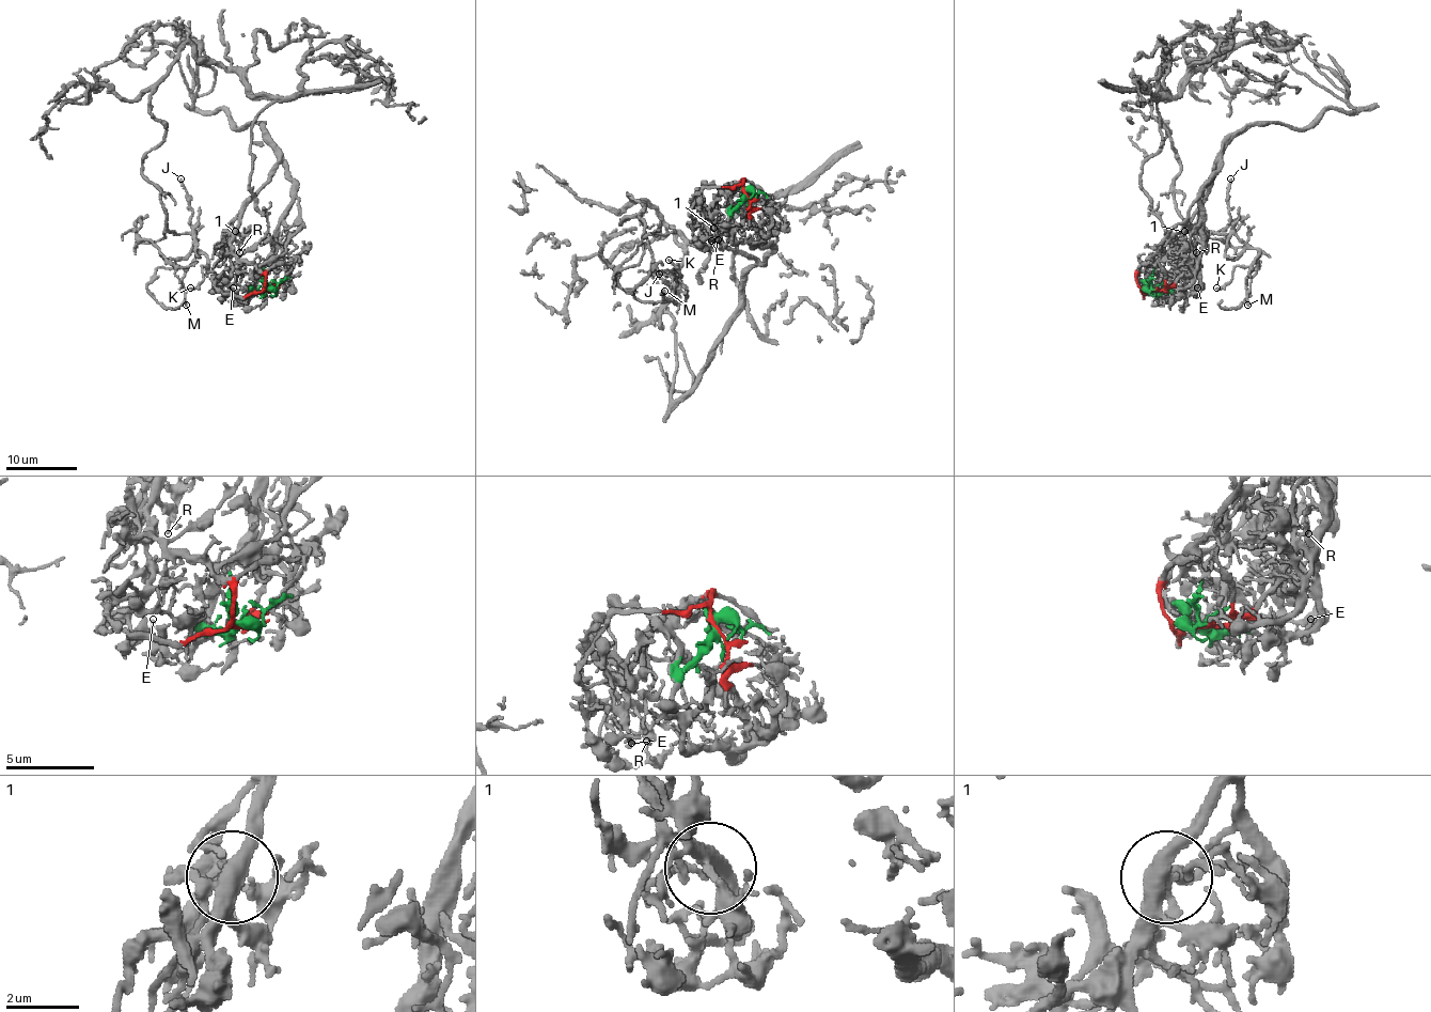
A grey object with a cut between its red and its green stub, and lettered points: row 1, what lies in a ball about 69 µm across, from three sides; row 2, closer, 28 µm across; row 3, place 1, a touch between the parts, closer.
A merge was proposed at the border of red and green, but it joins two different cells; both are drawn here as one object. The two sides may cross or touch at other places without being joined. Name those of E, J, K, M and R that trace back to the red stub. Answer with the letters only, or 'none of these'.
J, K, M

